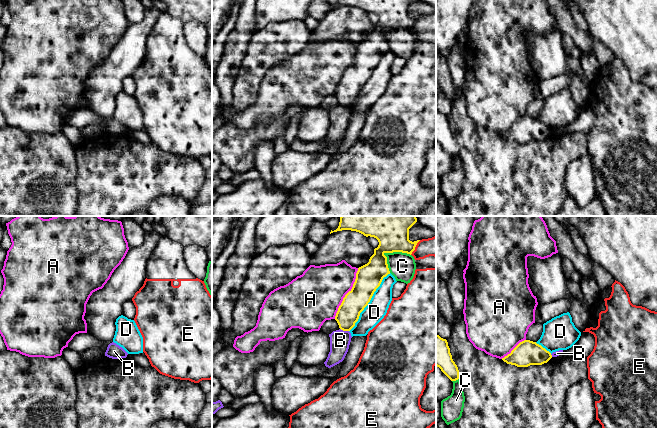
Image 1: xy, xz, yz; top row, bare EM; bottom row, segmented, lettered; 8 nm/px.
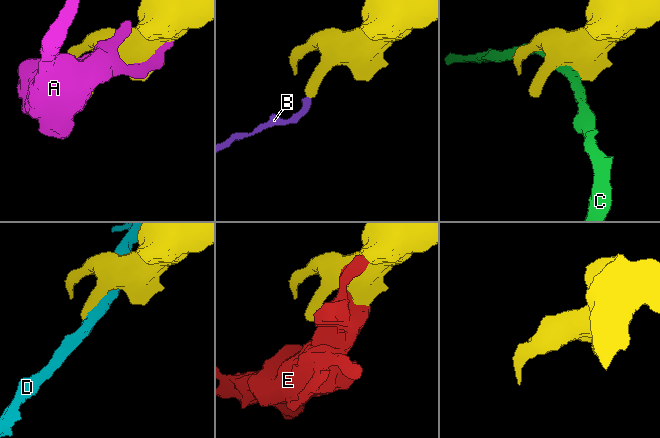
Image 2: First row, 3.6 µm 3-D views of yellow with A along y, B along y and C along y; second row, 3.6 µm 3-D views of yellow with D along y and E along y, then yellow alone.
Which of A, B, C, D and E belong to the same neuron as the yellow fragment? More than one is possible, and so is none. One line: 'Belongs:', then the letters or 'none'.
Belongs: none

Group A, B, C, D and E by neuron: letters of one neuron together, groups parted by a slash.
A / B / C / D / E

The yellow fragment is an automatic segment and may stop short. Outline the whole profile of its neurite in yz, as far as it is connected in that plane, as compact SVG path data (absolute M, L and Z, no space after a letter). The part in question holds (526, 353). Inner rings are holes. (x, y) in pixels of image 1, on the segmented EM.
M524 340L502 360L517 367L528 367L530 365L542 365L551 358L551 353L541 345L530 340Z

